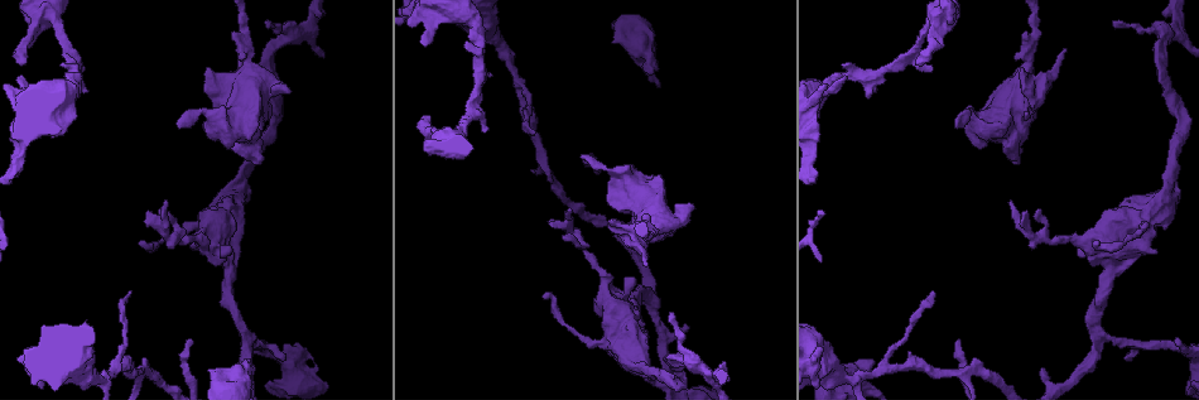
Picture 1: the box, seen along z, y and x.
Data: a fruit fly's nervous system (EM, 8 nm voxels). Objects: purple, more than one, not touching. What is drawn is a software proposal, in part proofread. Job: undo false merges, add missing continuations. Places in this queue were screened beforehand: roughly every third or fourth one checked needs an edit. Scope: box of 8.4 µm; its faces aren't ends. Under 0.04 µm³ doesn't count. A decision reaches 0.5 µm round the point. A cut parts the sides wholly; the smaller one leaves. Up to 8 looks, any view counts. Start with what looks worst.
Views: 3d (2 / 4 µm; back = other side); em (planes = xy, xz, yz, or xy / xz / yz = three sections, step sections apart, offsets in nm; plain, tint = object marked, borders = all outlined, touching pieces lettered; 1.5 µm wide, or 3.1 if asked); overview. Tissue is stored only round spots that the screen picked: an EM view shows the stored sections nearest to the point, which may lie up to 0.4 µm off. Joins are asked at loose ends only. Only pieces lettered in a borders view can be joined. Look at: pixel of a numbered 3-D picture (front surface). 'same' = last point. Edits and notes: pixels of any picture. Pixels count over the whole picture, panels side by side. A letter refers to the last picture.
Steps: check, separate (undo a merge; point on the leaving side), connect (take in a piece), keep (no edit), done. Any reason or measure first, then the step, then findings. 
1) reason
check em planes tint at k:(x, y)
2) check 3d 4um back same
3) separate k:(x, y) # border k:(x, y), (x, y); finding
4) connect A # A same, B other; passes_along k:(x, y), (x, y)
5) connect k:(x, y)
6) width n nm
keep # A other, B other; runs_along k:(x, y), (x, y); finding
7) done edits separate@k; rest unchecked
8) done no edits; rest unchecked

an open end
check em planes borders at 1:(956, 127)

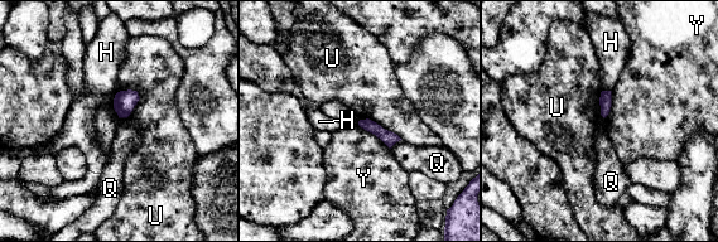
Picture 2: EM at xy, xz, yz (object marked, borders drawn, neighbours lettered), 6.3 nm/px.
keep # H other, Q other, U other, Y other; border 2:(401, 139), (391, 149); no lettered piece goes on from it

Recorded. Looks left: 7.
thick end
check em planes plain at 1:(257, 164)

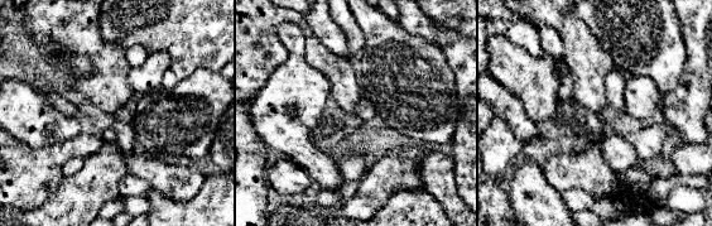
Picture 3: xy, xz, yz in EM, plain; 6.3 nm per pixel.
check em planes borders same

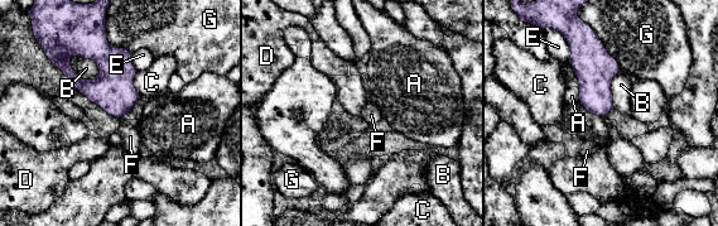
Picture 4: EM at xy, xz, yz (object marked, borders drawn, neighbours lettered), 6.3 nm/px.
keep # A other, B other, C other, D other, E other, F other, G other; border 4:(578, 101), (589, 112), (603, 118); none of them fits

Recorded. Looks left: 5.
an open end
check 3d 2um at 1:(871, 361)

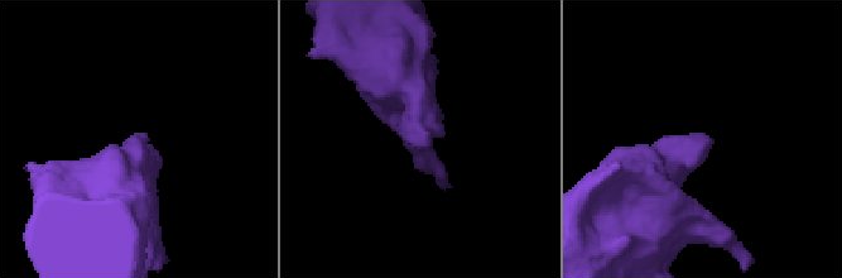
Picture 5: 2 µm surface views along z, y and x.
now the EM
check em xy step 4 tint at 5:(700, 133)

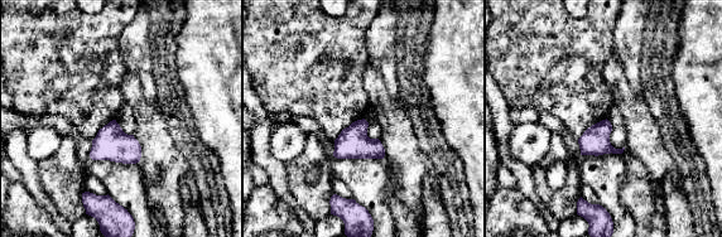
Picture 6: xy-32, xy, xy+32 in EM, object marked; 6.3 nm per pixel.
check em planes borders same

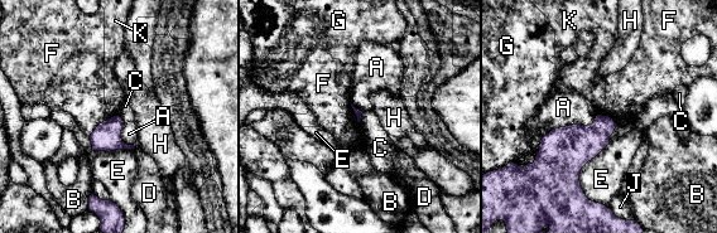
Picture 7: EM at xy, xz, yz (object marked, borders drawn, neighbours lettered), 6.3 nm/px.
keep # A other, B other, C other, D other, E other, F other, G other, H other, J other, K other; border 7:(118, 113), (105, 121); no lettered piece goes on from it

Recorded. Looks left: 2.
done no edits; rest unchecked

